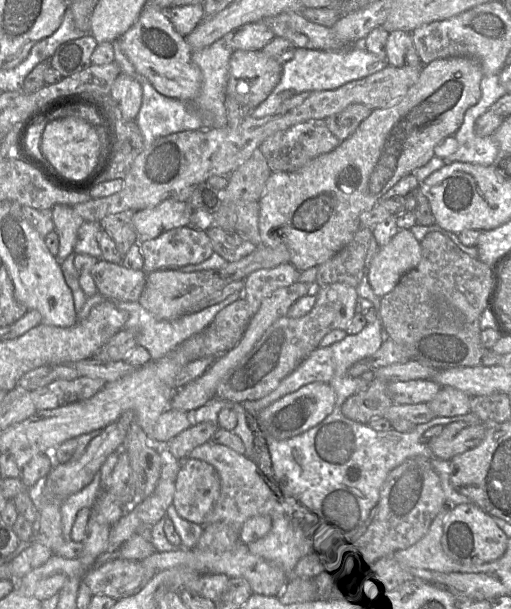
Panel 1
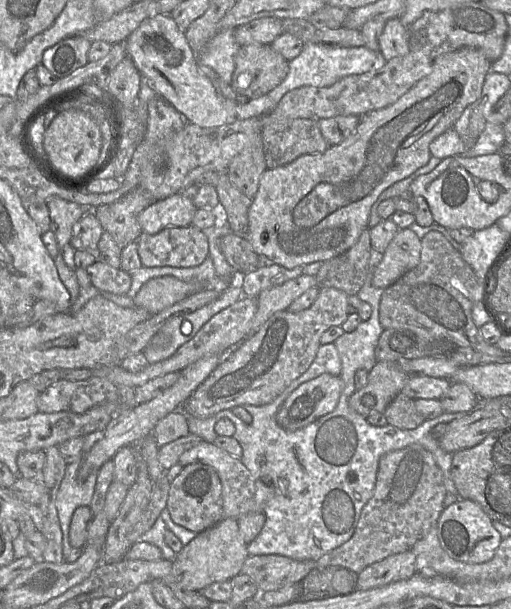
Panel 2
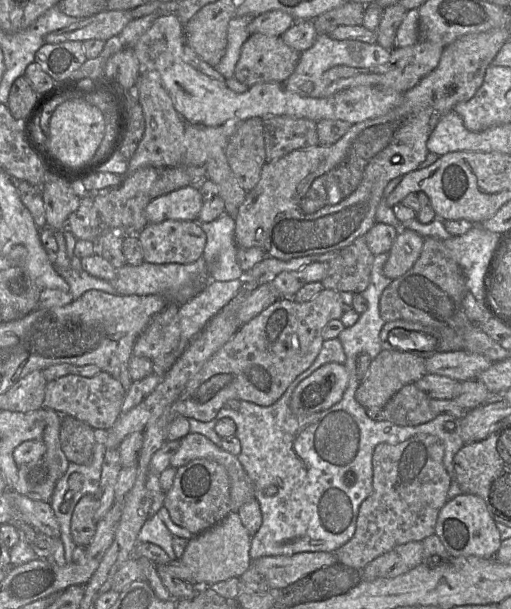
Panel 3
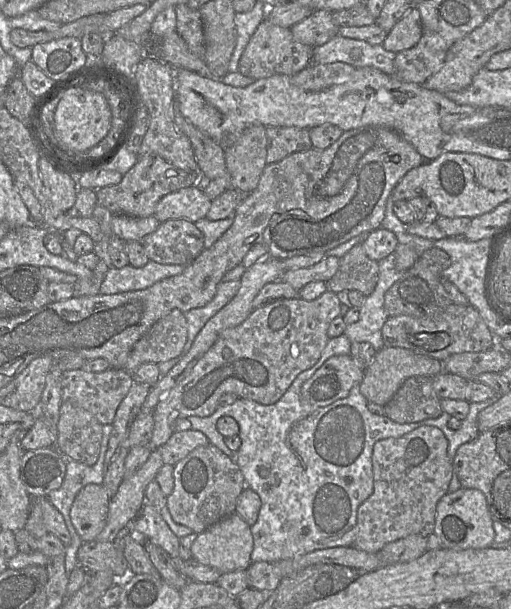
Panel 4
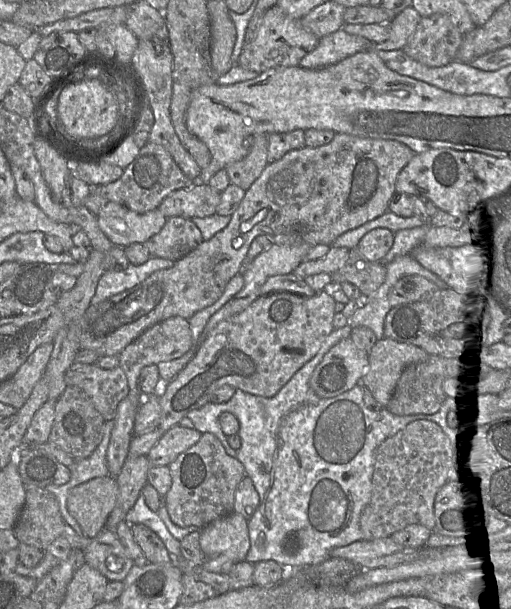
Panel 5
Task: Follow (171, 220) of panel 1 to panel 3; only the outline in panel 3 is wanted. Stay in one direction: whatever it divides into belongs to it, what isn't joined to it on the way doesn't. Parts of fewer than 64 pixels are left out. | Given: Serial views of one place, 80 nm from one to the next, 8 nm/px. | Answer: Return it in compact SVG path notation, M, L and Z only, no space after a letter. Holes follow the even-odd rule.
M188 185L150 201L145 208L146 218L148 223L196 221L203 203L199 189Z

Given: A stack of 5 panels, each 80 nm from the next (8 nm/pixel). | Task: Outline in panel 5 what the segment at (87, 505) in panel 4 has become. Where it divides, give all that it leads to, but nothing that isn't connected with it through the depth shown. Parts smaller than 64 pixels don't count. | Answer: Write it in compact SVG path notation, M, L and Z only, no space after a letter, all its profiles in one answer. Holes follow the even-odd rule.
M110 475L91 479L69 491L68 511L80 525L83 536L94 539L105 529L117 495L117 479Z

